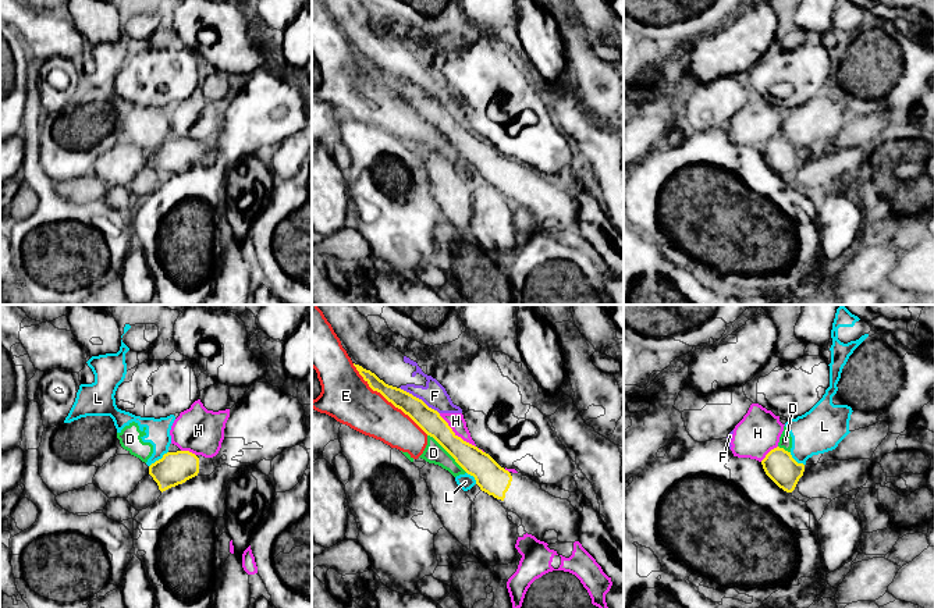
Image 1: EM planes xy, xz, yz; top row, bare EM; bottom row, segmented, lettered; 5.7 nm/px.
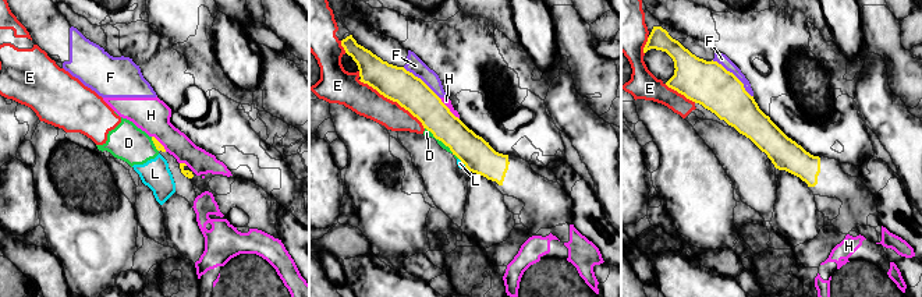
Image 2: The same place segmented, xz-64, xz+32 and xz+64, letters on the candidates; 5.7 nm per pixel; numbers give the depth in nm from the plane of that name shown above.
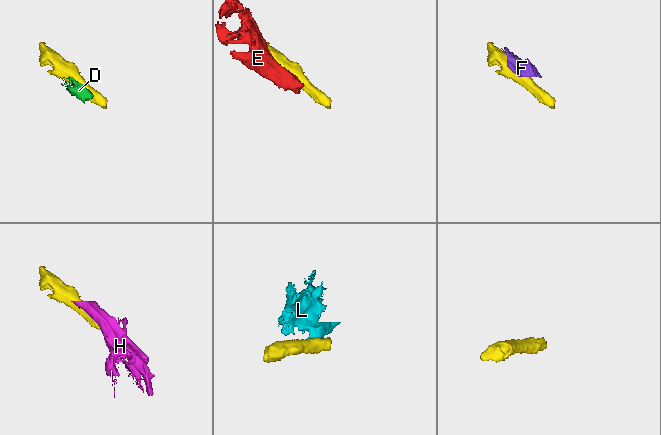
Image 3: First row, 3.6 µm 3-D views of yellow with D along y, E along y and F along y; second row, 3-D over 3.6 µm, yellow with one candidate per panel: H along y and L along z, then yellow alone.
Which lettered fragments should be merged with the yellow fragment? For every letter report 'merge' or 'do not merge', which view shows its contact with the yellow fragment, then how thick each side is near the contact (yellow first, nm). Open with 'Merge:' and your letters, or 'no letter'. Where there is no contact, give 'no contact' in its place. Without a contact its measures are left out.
Merge: no letter
D: do not merge | xz | 160/120 nm
E: do not merge | xz | 130/280 nm
F: do not merge | xz | 140/140 nm
H: do not merge | xz | 160/100 nm
L: do not merge | xy | 190/140 nm

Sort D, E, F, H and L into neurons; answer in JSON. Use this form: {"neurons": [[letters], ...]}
{"neurons": [["D", "E"], ["F", "H"], ["L"]]}

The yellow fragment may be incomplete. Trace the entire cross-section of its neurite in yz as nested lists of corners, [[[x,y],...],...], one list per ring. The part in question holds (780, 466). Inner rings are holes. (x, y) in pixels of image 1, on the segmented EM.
[[[784,448],[771,449],[761,461],[766,474],[784,491],[792,493],[803,476],[805,465],[798,463]]]

